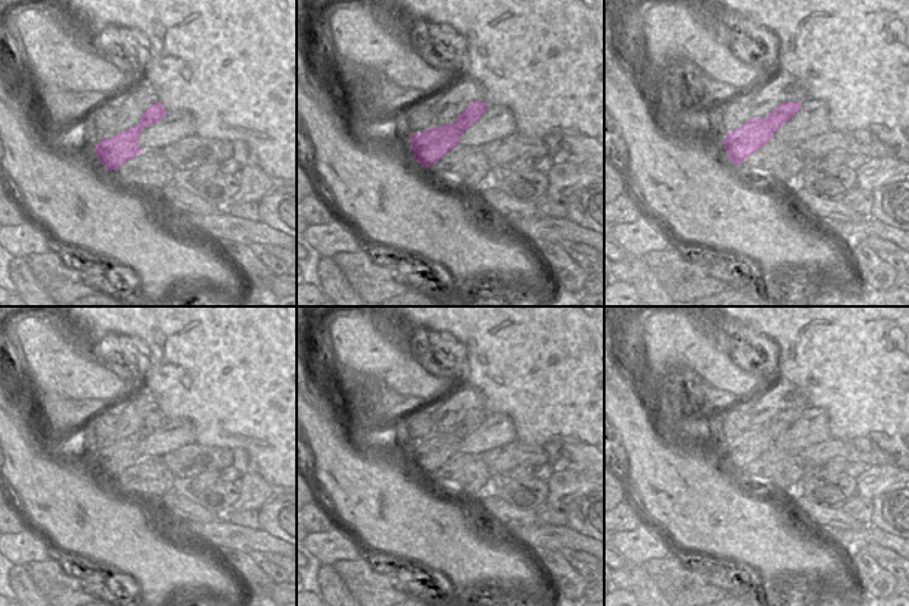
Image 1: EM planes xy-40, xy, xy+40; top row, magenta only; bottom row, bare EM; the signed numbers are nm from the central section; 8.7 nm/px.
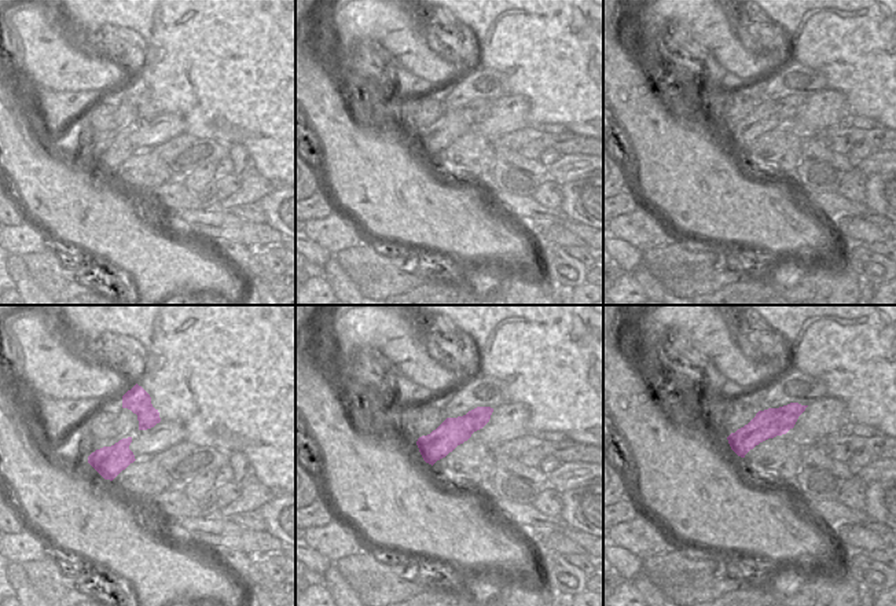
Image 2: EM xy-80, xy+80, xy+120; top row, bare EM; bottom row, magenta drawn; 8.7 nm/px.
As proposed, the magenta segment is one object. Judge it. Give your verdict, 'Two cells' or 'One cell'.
Two cells.

